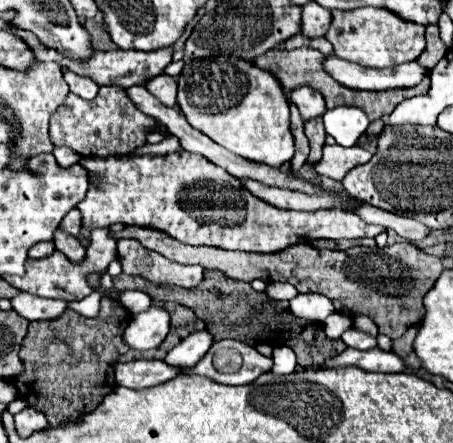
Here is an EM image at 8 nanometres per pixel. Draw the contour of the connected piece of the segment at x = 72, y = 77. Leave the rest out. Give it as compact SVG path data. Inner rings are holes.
M70 70L64 72L64 80L70 86L70 92L84 98L84 100L92 100L98 94L98 88L100 88L94 80L90 80L86 76L78 76L78 74L70 72Z

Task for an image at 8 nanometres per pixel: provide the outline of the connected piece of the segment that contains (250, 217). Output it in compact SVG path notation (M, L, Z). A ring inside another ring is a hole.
M182 148L164 156L132 154L124 158L80 158L80 166L88 172L90 180L86 198L78 204L86 234L96 228L126 224L154 228L192 246L204 244L224 250L280 252L296 242L318 238L376 238L386 232L384 226L368 224L360 216L344 210L280 210L250 194L242 180L234 178L224 168Z

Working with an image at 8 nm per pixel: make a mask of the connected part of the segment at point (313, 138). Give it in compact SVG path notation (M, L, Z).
M312 118L306 122L306 136L310 140L310 158L308 158L308 164L316 164L316 160L320 160L322 156L322 146L324 146L324 138L326 138L326 132L324 132L324 124L322 124L322 118Z

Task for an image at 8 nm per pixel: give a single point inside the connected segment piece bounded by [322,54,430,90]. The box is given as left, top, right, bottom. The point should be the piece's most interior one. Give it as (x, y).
(352, 75)

